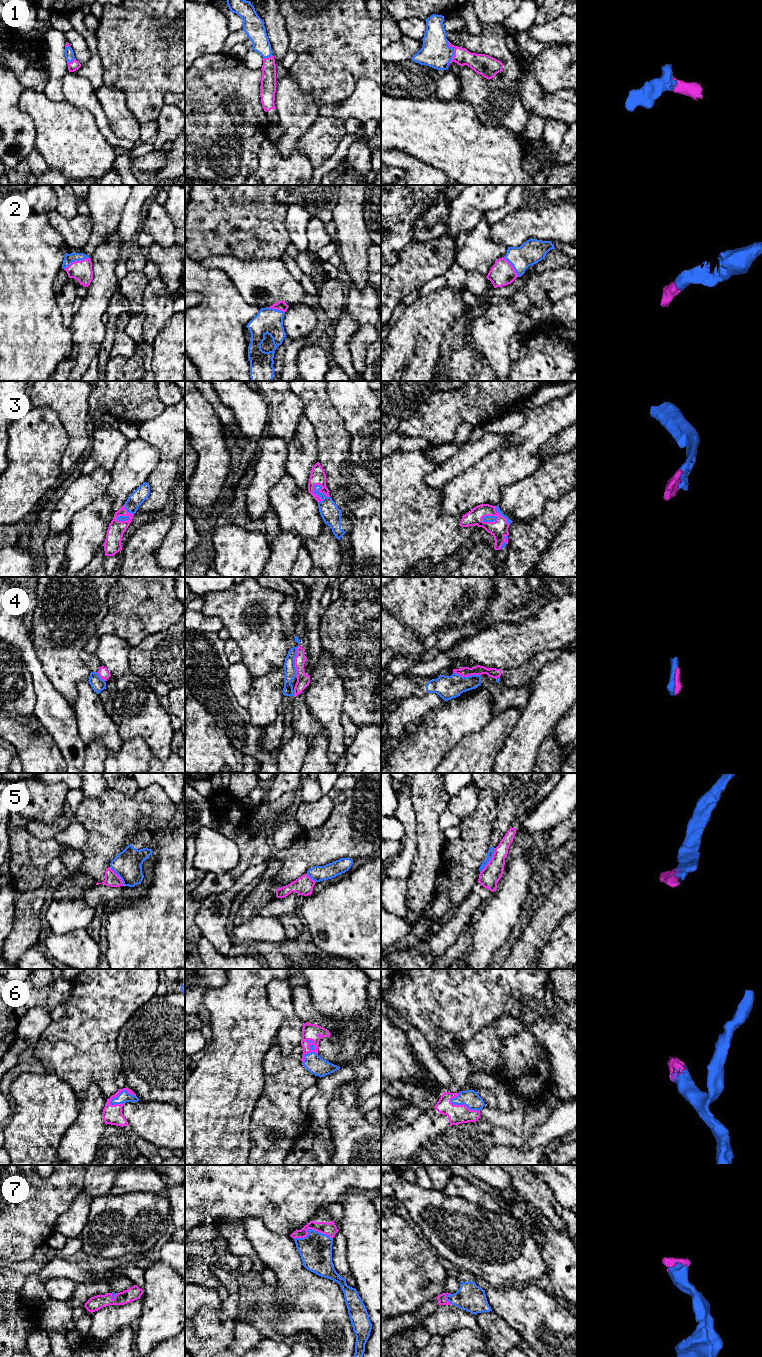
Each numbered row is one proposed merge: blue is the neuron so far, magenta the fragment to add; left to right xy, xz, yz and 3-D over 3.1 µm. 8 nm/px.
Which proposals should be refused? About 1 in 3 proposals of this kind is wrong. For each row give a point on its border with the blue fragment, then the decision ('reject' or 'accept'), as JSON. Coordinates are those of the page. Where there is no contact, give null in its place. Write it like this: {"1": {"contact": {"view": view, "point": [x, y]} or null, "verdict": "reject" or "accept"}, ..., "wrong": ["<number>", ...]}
{"1": {"contact": {"view": "yz", "point": [453, 52]}, "verdict": "accept"}, "2": {"contact": {"view": "xy", "point": [76, 260]}, "verdict": "accept"}, "3": {"contact": {"view": "xz", "point": [316, 494]}, "verdict": "accept"}, "4": {"contact": {"view": "xz", "point": [294, 661]}, "verdict": "reject"}, "5": {"contact": {"view": "yz", "point": [489, 860]}, "verdict": "reject"}, "6": {"contact": {"view": "xz", "point": [308, 1053]}, "verdict": "accept"}, "7": {"contact": {"view": "xz", "point": [311, 1229]}, "verdict": "accept"}, "wrong": ["4", "5"]}

